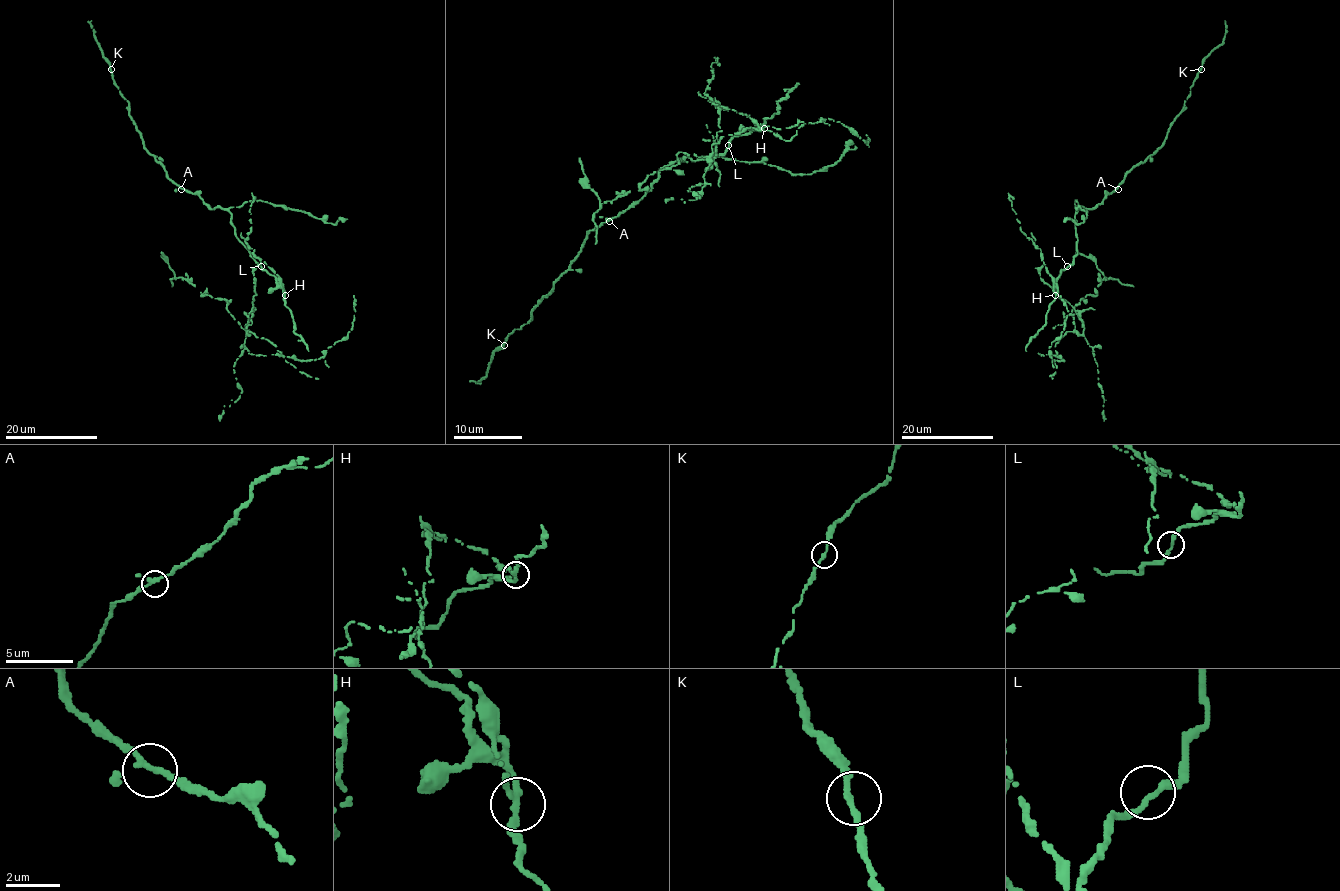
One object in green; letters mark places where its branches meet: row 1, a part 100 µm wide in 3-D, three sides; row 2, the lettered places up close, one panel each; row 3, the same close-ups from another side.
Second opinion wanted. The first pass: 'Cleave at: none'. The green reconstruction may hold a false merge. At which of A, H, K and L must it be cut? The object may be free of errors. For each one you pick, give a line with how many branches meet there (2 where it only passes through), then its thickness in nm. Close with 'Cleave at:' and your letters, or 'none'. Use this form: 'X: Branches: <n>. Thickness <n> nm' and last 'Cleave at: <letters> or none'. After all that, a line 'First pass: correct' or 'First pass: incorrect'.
H: Branches: 3. Thickness 220 nm
Cleave at: H
First pass: incorrect

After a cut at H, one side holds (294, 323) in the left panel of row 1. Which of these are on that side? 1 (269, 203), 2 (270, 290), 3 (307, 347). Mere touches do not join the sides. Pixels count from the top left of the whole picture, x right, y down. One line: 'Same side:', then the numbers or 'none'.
Same side: 1, 2, 3

